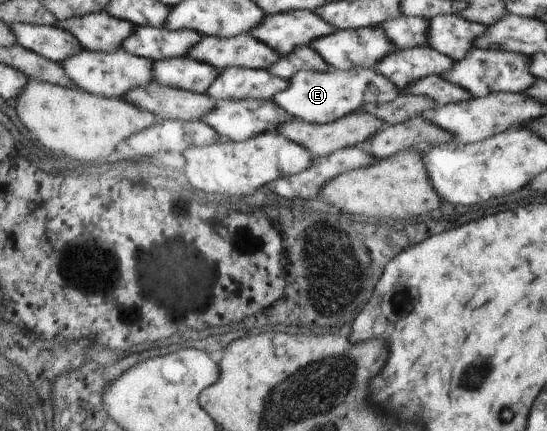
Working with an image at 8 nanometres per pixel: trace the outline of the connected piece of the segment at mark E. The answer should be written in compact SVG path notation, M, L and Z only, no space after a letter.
M363 67L347 70L333 68L323 72L302 70L288 81L288 89L274 95L274 103L296 119L317 124L332 123L344 115L360 112L367 103L390 103L400 95L400 89L387 77L374 69Z

